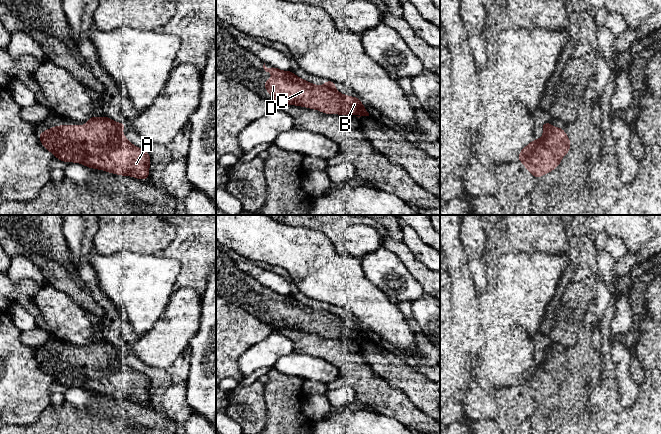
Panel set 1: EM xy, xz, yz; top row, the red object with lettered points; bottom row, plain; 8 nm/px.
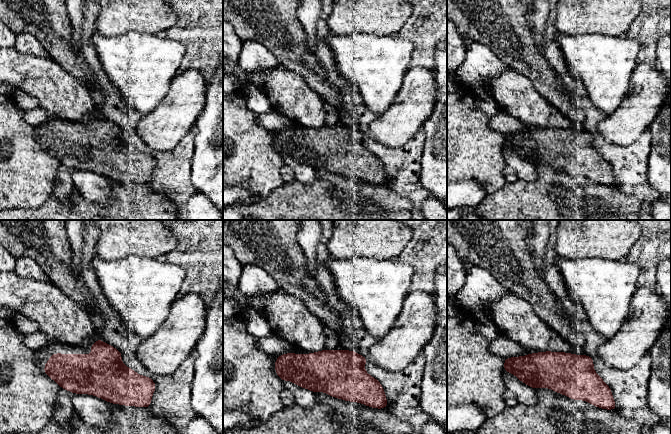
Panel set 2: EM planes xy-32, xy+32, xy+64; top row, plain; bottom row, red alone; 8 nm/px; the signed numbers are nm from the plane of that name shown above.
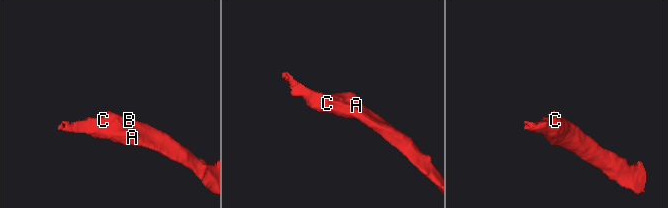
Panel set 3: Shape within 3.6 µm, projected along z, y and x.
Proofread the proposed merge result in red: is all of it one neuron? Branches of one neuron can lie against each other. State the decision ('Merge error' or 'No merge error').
No merge error

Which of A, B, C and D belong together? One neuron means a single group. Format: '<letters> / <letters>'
A B C D

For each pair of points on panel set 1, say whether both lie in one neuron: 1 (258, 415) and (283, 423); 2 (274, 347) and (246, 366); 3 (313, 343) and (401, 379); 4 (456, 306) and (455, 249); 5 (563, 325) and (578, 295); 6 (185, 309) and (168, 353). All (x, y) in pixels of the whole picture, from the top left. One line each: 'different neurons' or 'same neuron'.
1: different neurons
2: same neuron
3: different neurons
4: same neuron
5: same neuron
6: same neuron

